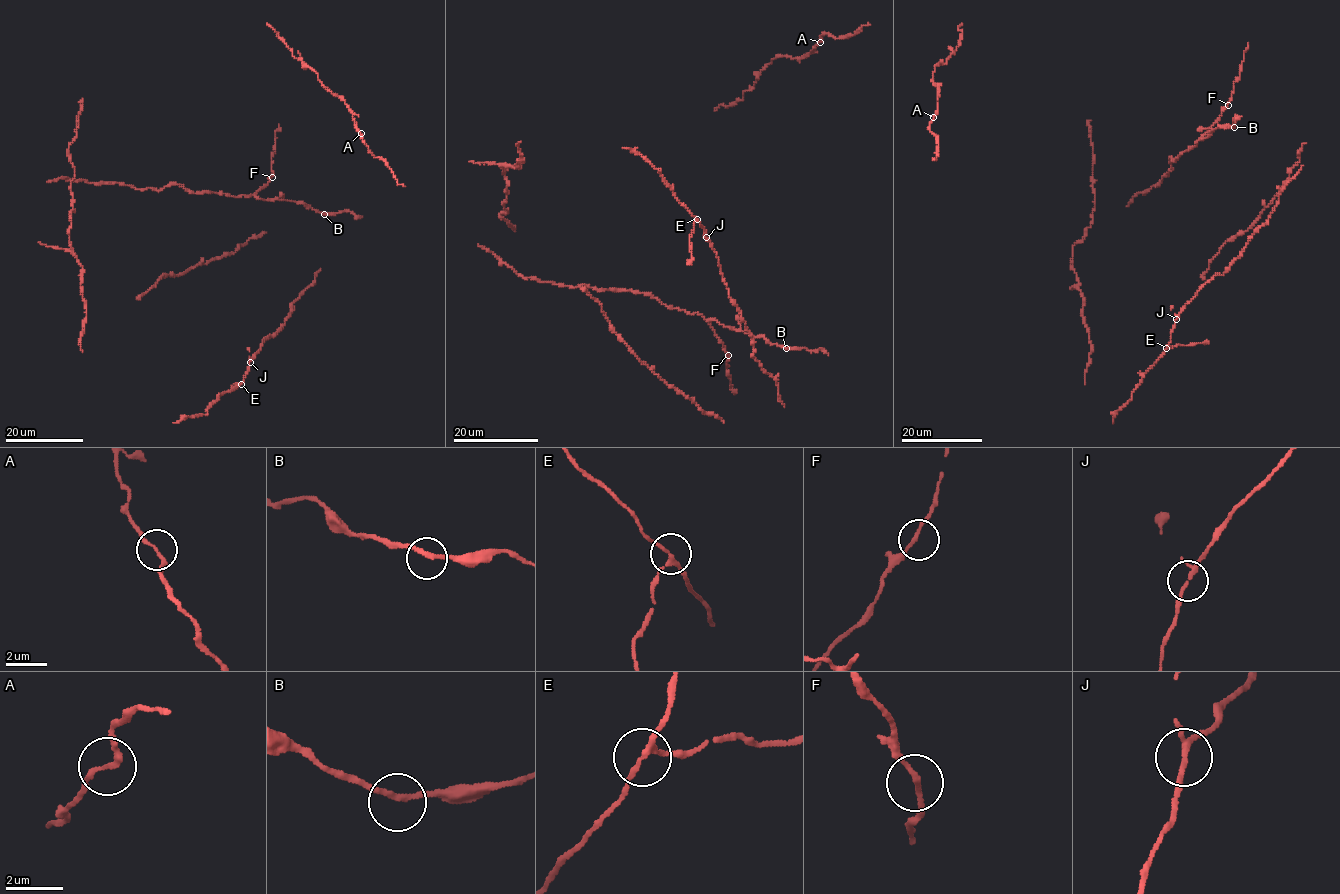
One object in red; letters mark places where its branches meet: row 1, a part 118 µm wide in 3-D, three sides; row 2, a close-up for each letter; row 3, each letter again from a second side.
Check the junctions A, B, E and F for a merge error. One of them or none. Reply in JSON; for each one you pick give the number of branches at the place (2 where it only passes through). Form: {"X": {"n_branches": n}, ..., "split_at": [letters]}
{"split_at": []}

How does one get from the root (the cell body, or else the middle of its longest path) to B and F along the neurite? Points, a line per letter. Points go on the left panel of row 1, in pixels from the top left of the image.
B: (89, 183), (122, 182), (136, 189), (155, 190), (179, 184), (192, 193), (295, 201), (324, 214)
F: (89, 183), (122, 182), (136, 189), (155, 190), (179, 184), (192, 193), (237, 197), (251, 196), (272, 177)

